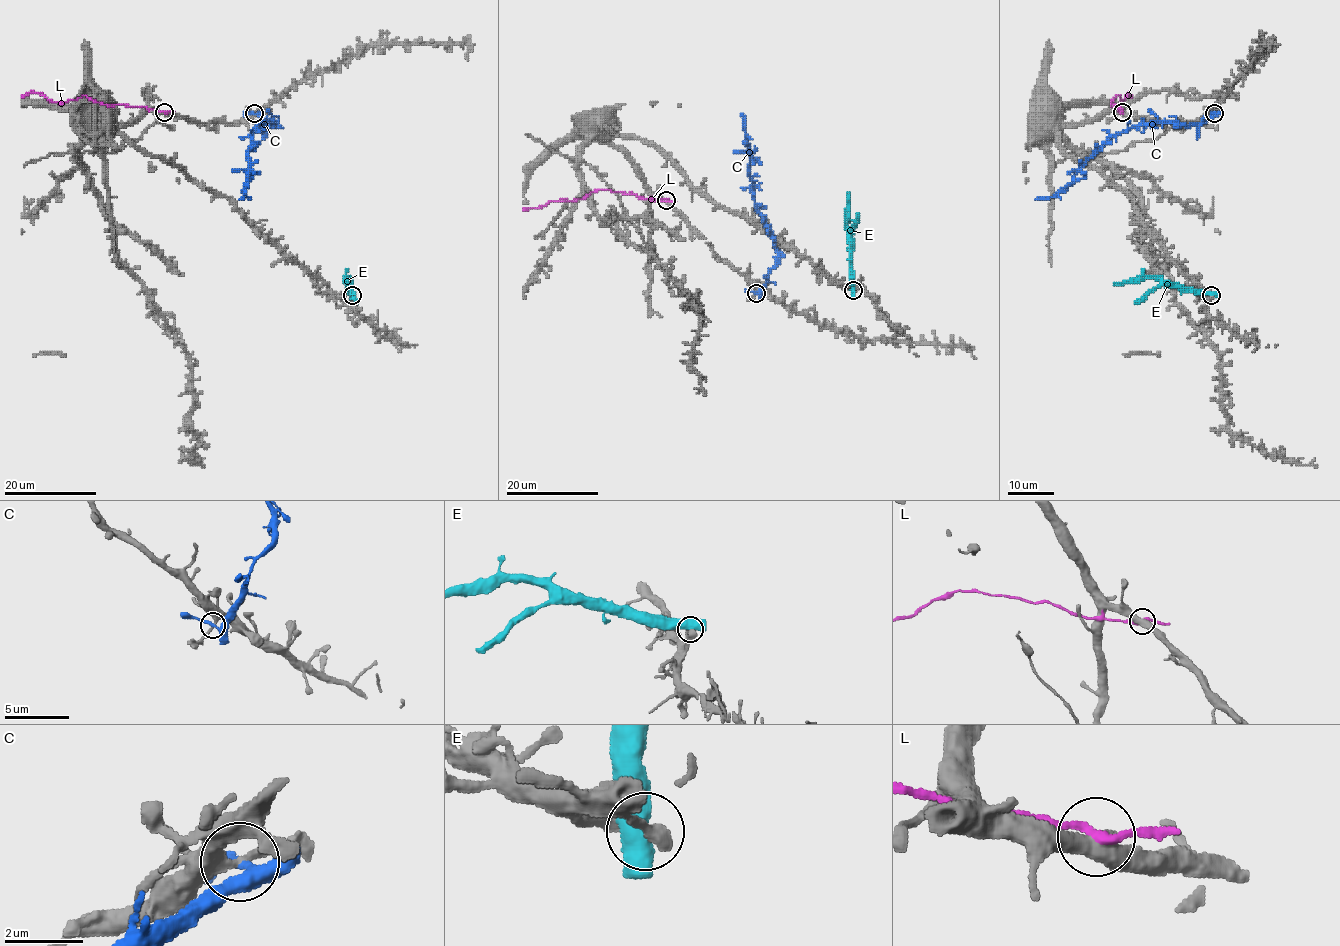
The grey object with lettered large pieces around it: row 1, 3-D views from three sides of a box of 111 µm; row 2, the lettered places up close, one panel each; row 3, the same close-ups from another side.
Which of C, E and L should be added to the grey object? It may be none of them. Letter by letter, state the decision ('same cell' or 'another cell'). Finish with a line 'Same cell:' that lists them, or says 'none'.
C: another cell
E: another cell
L: another cell
Same cell: none

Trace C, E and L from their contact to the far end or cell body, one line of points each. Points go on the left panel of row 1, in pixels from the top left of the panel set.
C: (254, 113), (267, 125), (275, 122), (259, 125), (251, 133), (248, 184), (244, 195), (238, 200)
E: (351, 294), (346, 277), (345, 285)
L: (164, 112), (95, 103), (86, 96), (52, 103), (31, 91), (21, 97)

